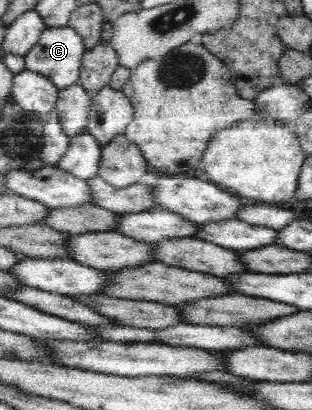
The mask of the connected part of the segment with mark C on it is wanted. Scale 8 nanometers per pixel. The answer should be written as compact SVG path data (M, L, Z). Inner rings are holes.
M62 25L61 28L46 27L41 36L38 37L37 44L27 52L24 57L26 68L31 72L39 72L47 76L58 90L63 90L71 84L76 84L80 77L82 58L85 54L84 40L77 34L75 28Z

